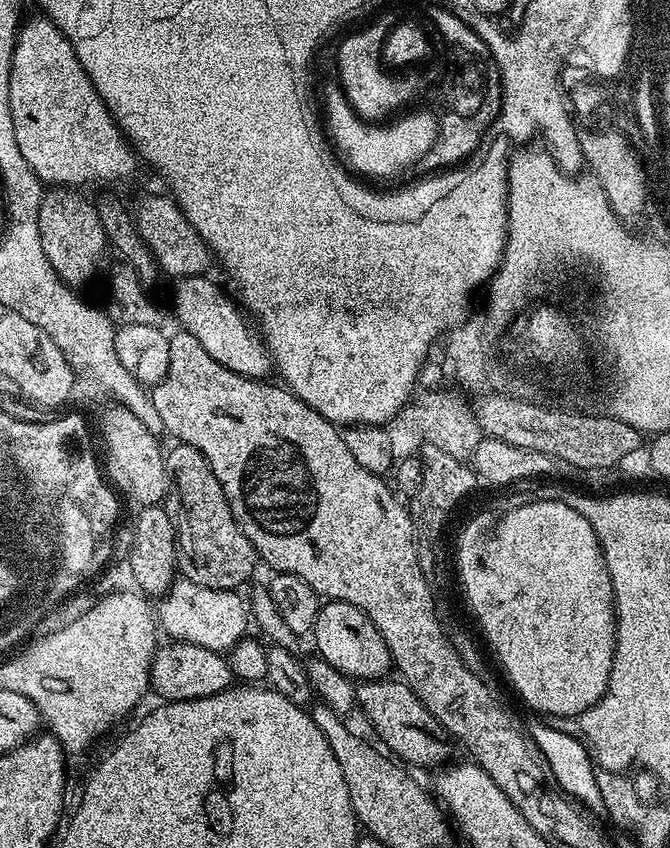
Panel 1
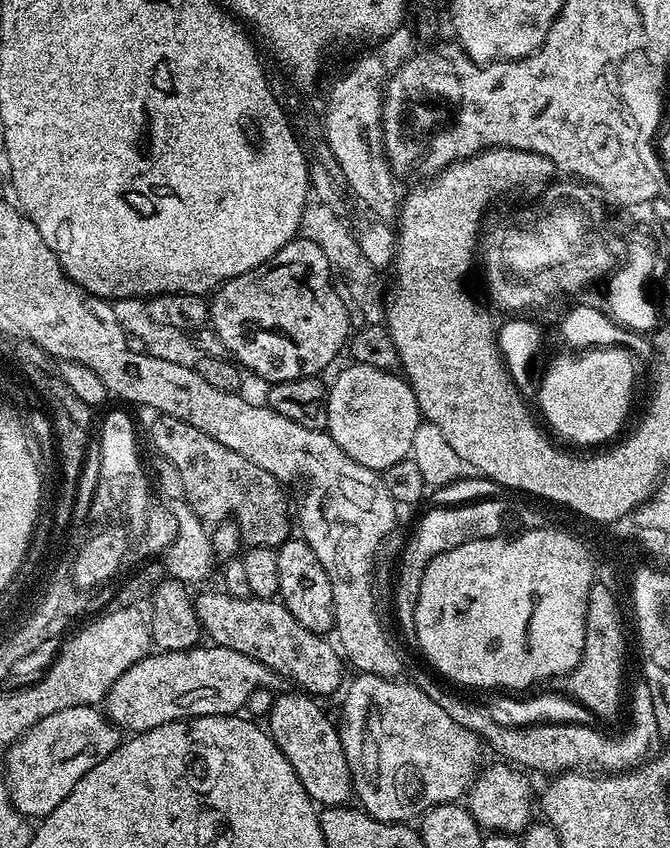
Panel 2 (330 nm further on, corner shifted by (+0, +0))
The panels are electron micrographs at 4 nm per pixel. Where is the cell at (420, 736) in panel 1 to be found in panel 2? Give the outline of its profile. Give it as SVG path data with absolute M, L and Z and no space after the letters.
M217 590L196 596L194 607L201 629L207 638L209 636L212 639L209 641L213 645L238 650L238 654L246 654L262 662L284 676L289 685L313 698L341 691L345 683L346 664L333 641L328 641L321 633L306 630L306 626L302 626L302 622L298 622L298 618L294 618L294 614L290 614L290 610L286 610L286 606L281 604L279 599L239 600L223 590Z

